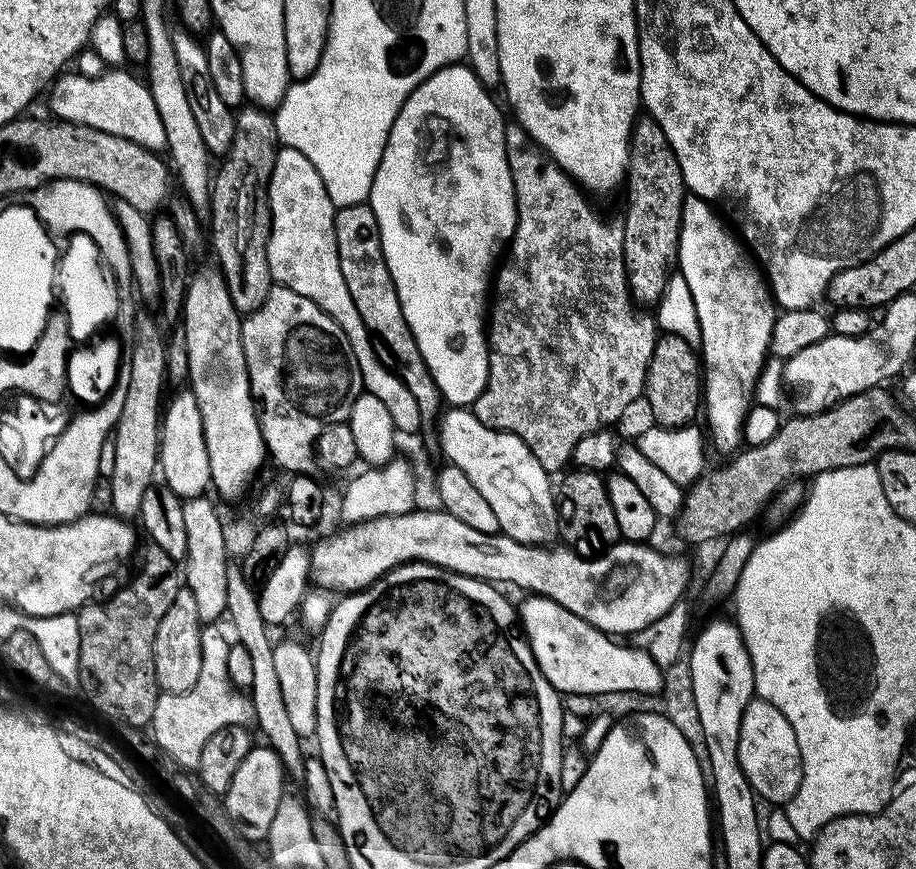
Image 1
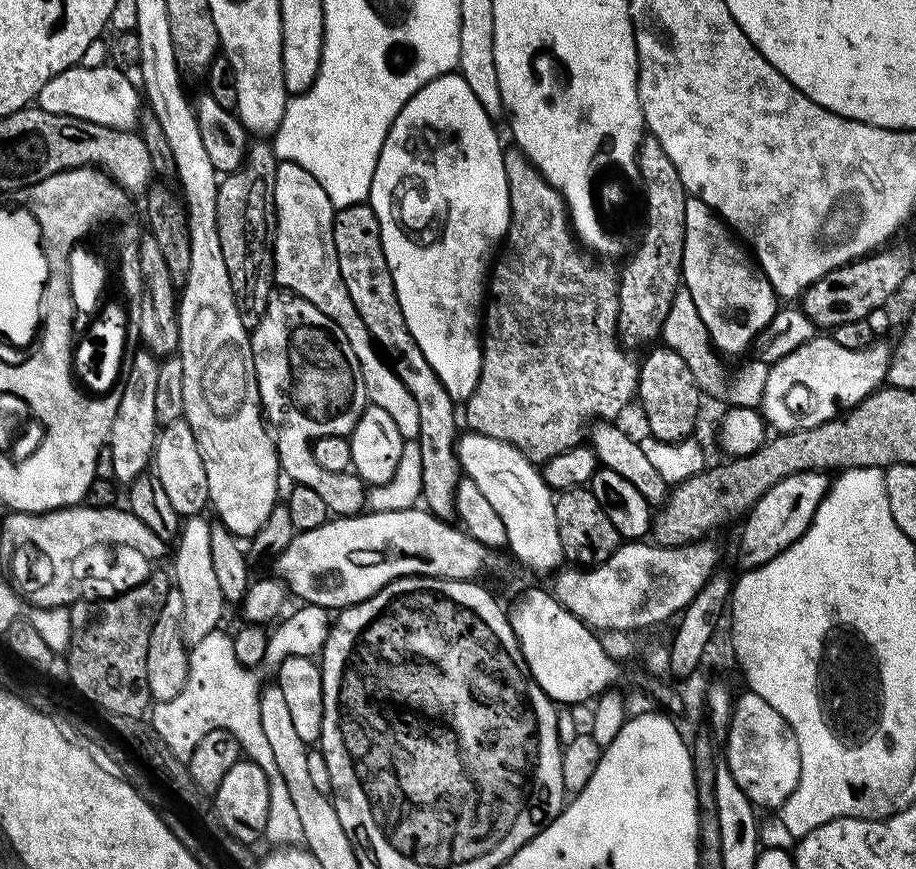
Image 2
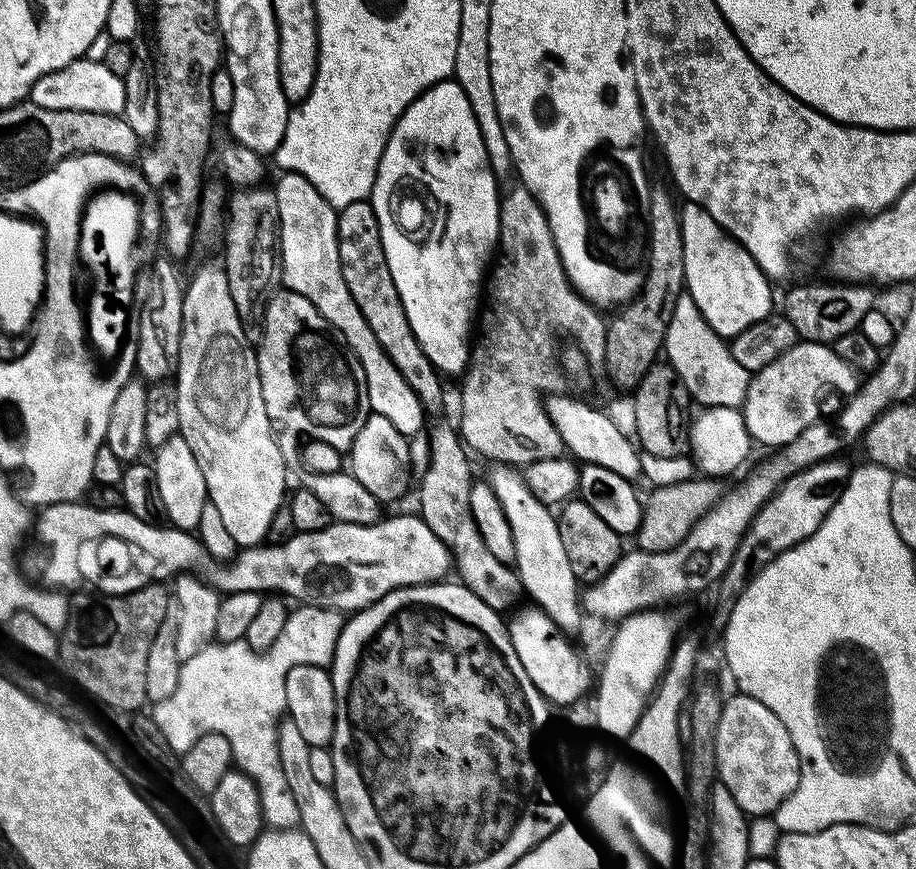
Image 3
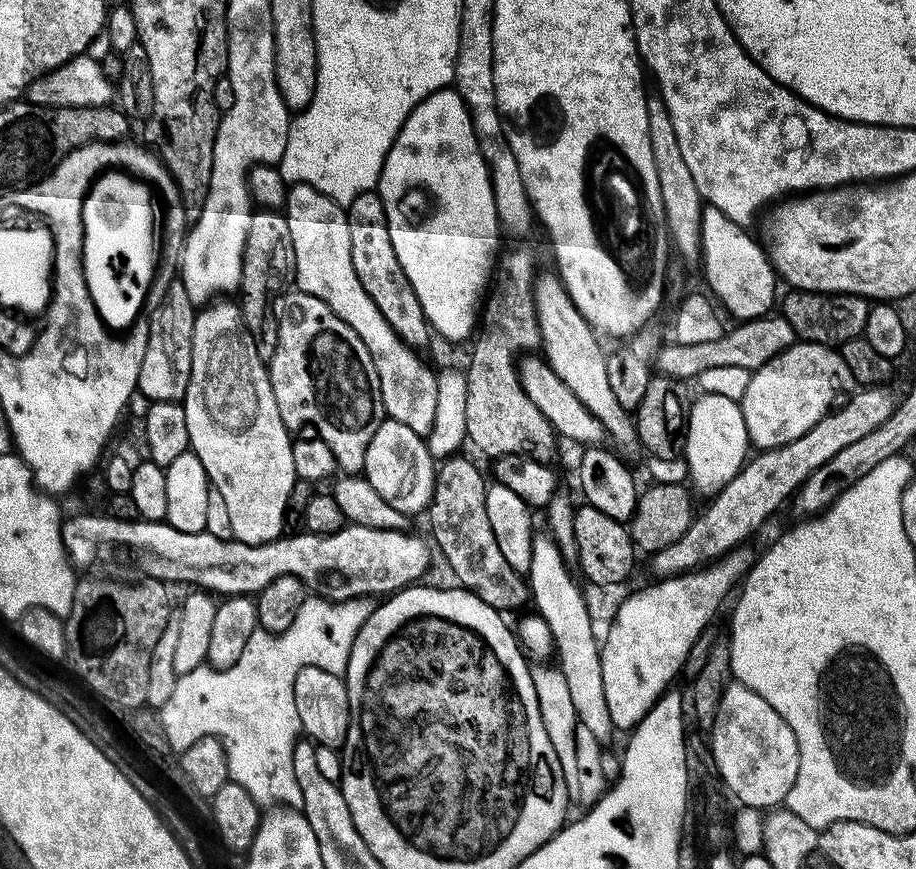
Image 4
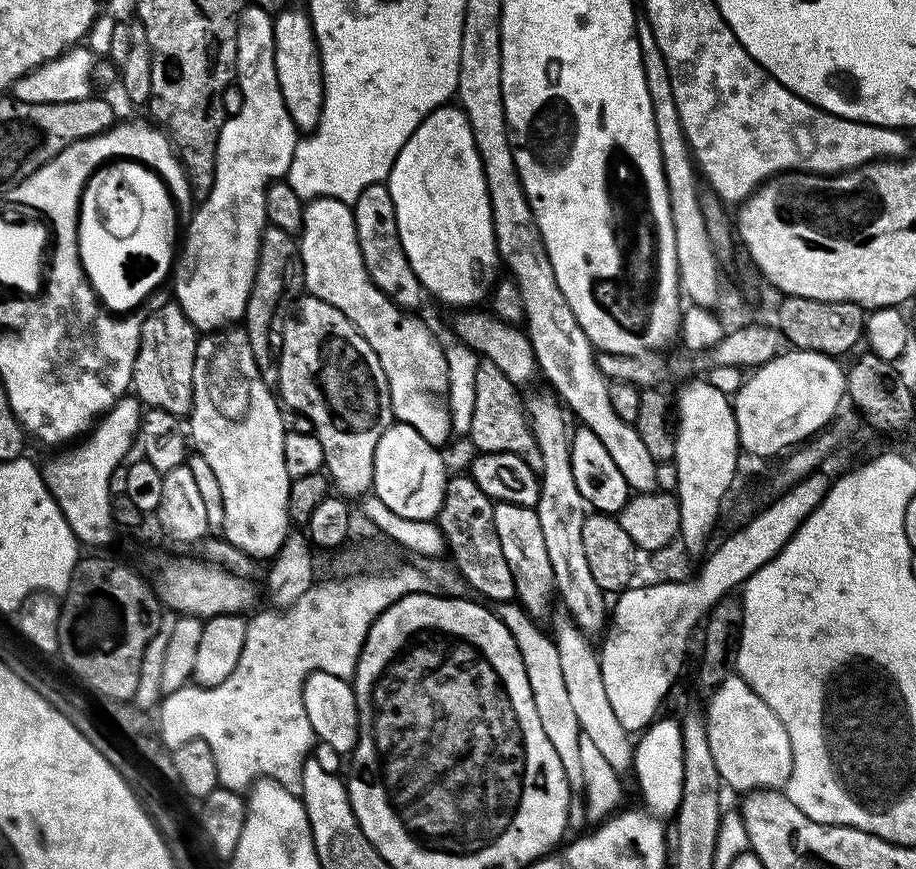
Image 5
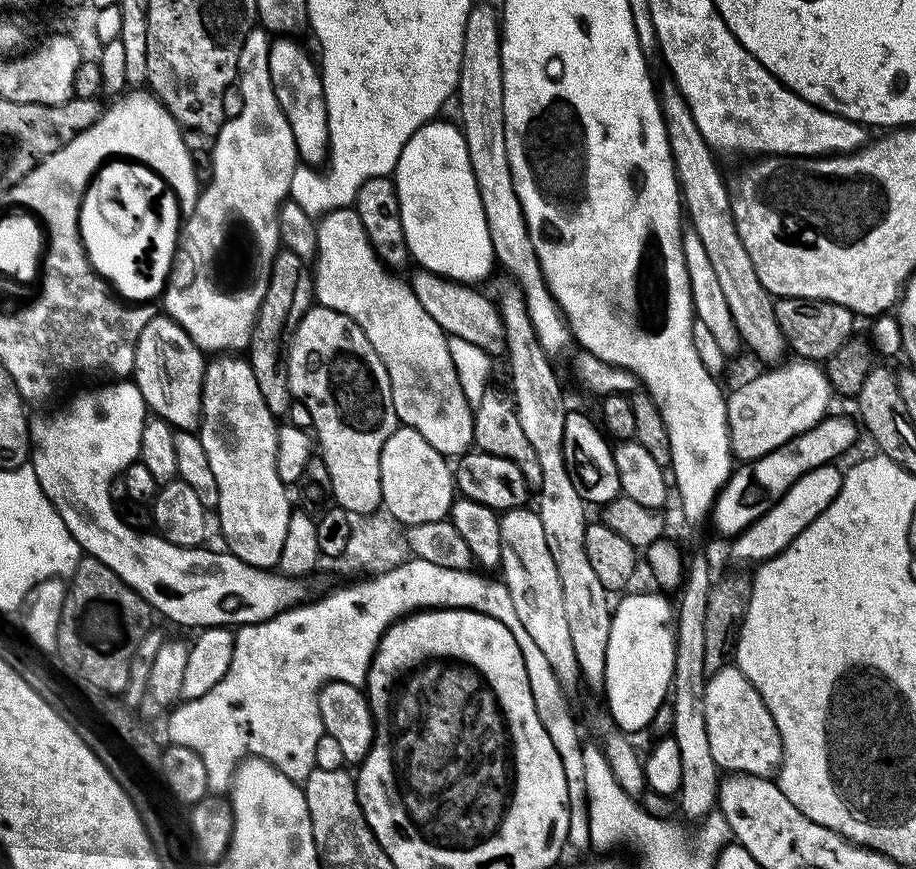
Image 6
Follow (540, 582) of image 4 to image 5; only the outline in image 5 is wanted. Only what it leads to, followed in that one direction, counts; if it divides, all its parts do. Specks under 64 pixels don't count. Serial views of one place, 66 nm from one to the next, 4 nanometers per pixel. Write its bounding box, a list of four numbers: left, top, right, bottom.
[553,611,635,774]

